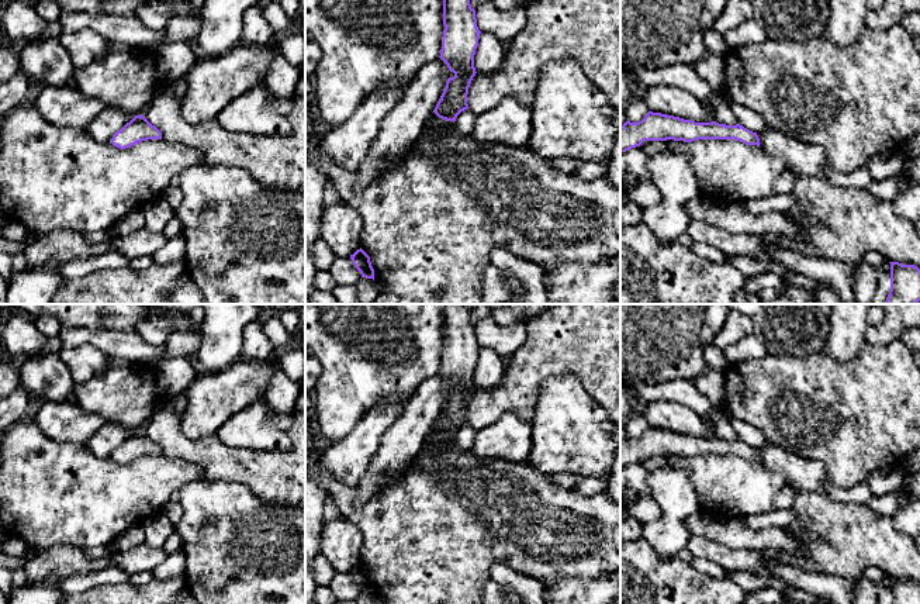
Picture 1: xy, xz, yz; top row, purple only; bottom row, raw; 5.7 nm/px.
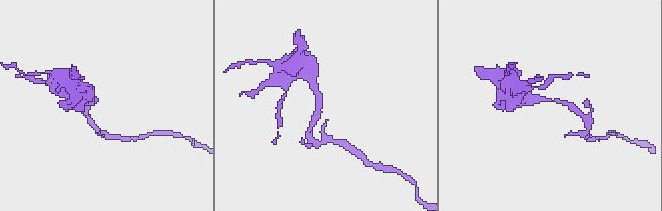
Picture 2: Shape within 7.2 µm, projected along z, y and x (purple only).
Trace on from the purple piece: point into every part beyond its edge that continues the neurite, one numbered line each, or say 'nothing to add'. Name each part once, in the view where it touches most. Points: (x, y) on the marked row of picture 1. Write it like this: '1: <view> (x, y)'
nothing to add

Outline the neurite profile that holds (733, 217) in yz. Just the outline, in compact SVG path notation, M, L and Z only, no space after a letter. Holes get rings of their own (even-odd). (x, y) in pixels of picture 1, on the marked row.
M701 196L686 204L686 211L691 220L717 225L731 234L761 232L803 239L799 225L788 222L779 211L753 215L744 203L717 203Z

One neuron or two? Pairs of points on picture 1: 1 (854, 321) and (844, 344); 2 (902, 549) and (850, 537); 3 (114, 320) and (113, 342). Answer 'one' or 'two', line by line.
1: one
2: one
3: two

